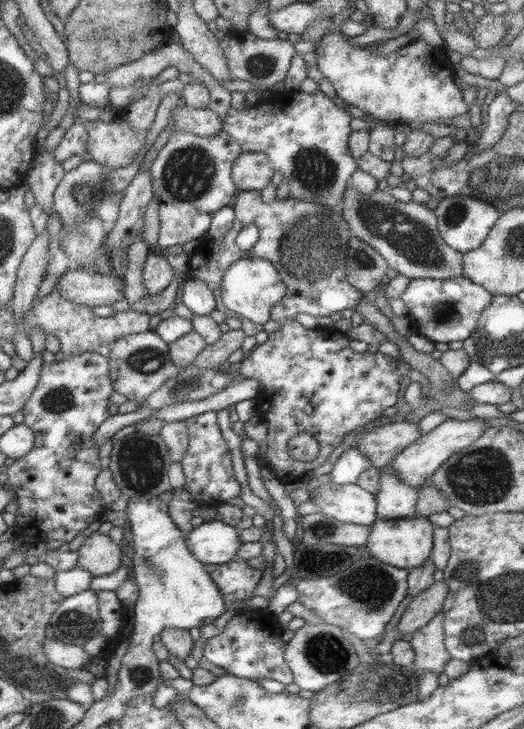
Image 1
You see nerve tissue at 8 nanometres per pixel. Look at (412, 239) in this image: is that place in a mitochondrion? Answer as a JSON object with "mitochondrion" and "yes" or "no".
{"mitochondrion":"yes"}

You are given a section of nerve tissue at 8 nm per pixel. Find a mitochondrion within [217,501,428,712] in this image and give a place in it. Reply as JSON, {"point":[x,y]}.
{"point":[371,587]}

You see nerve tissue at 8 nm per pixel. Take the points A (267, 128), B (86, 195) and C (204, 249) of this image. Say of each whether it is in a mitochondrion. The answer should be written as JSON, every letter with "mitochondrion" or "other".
{"A":"other","B":"mitochondrion","C":"other"}

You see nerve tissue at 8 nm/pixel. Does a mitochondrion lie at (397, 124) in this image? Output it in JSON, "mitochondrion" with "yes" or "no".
{"mitochondrion":"no"}

